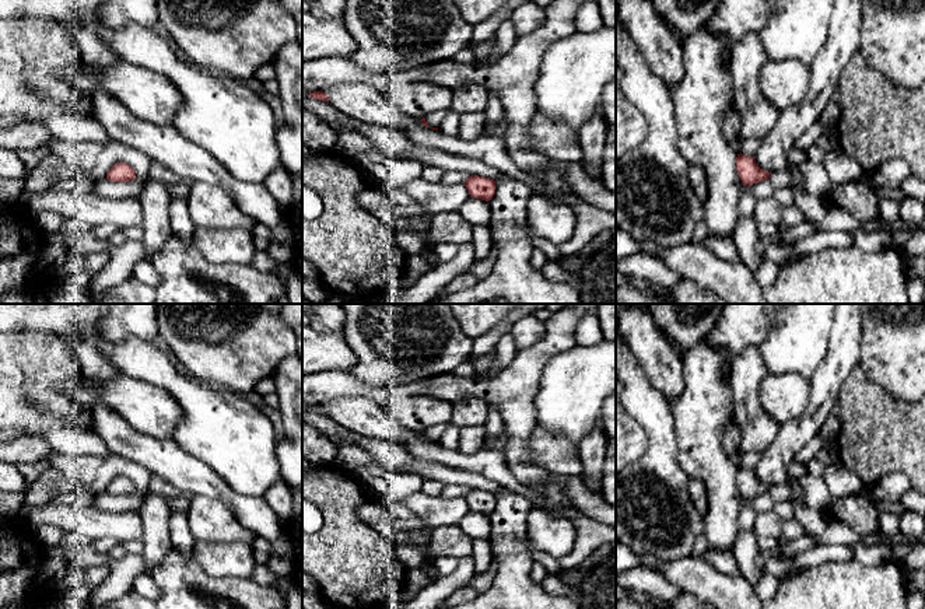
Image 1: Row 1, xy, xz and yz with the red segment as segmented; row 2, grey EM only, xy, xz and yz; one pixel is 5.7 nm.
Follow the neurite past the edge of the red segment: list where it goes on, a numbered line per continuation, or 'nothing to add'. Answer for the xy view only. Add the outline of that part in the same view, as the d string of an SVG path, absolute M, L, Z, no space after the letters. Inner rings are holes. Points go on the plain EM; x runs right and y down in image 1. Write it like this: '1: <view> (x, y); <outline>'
nothing to add

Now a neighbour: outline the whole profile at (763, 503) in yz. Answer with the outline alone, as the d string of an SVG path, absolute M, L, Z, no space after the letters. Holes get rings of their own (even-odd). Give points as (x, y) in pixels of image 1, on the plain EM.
M768 493L753 497L747 503L756 512L772 511L775 505L775 501Z

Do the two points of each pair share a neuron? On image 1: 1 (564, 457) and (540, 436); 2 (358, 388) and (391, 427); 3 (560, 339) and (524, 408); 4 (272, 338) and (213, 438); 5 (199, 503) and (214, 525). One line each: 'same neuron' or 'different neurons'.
1: same neuron
2: different neurons
3: same neuron
4: different neurons
5: same neuron

